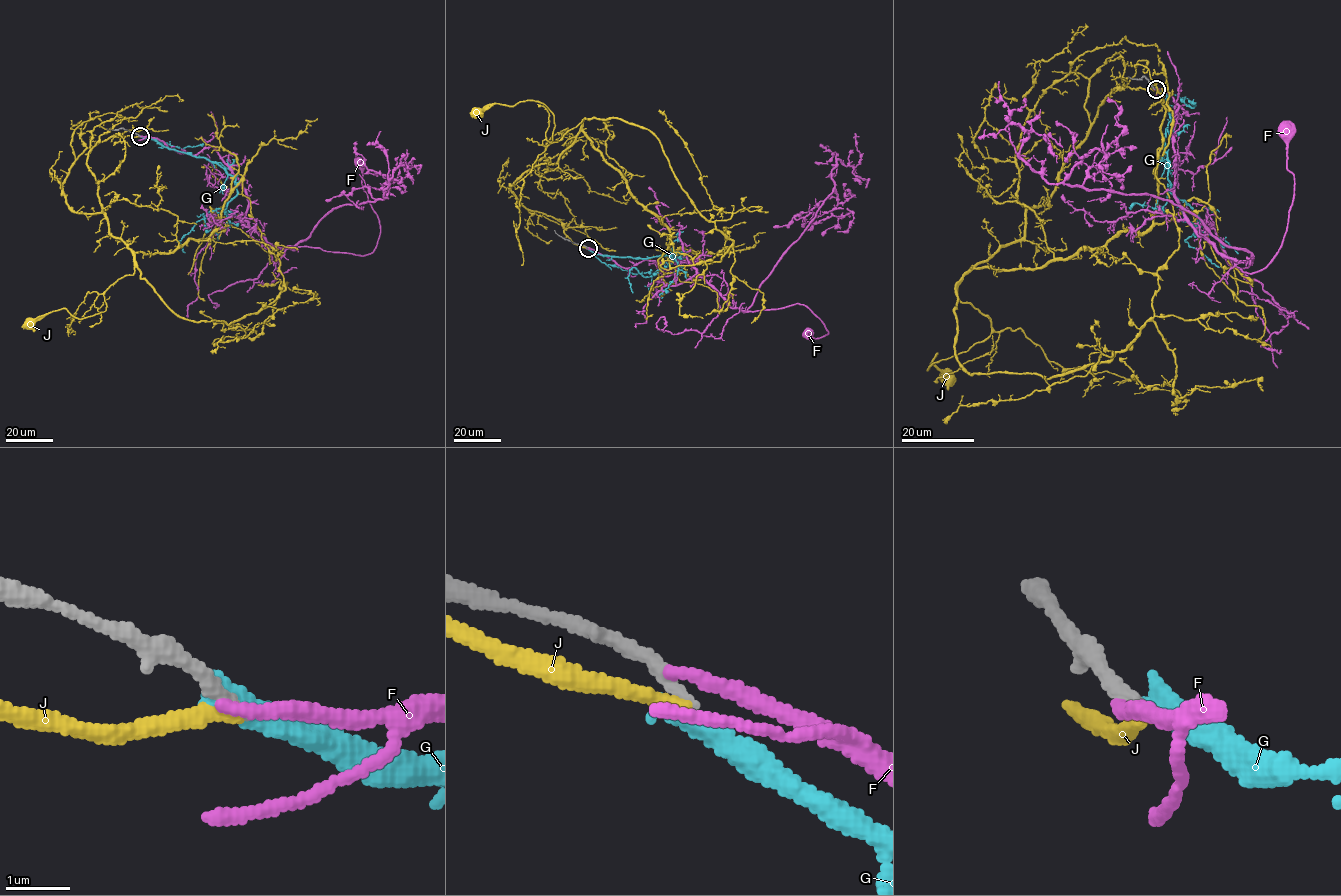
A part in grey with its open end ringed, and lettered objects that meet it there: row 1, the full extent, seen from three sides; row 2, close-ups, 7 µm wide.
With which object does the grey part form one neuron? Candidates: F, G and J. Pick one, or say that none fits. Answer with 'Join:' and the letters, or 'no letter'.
Join: no letter

